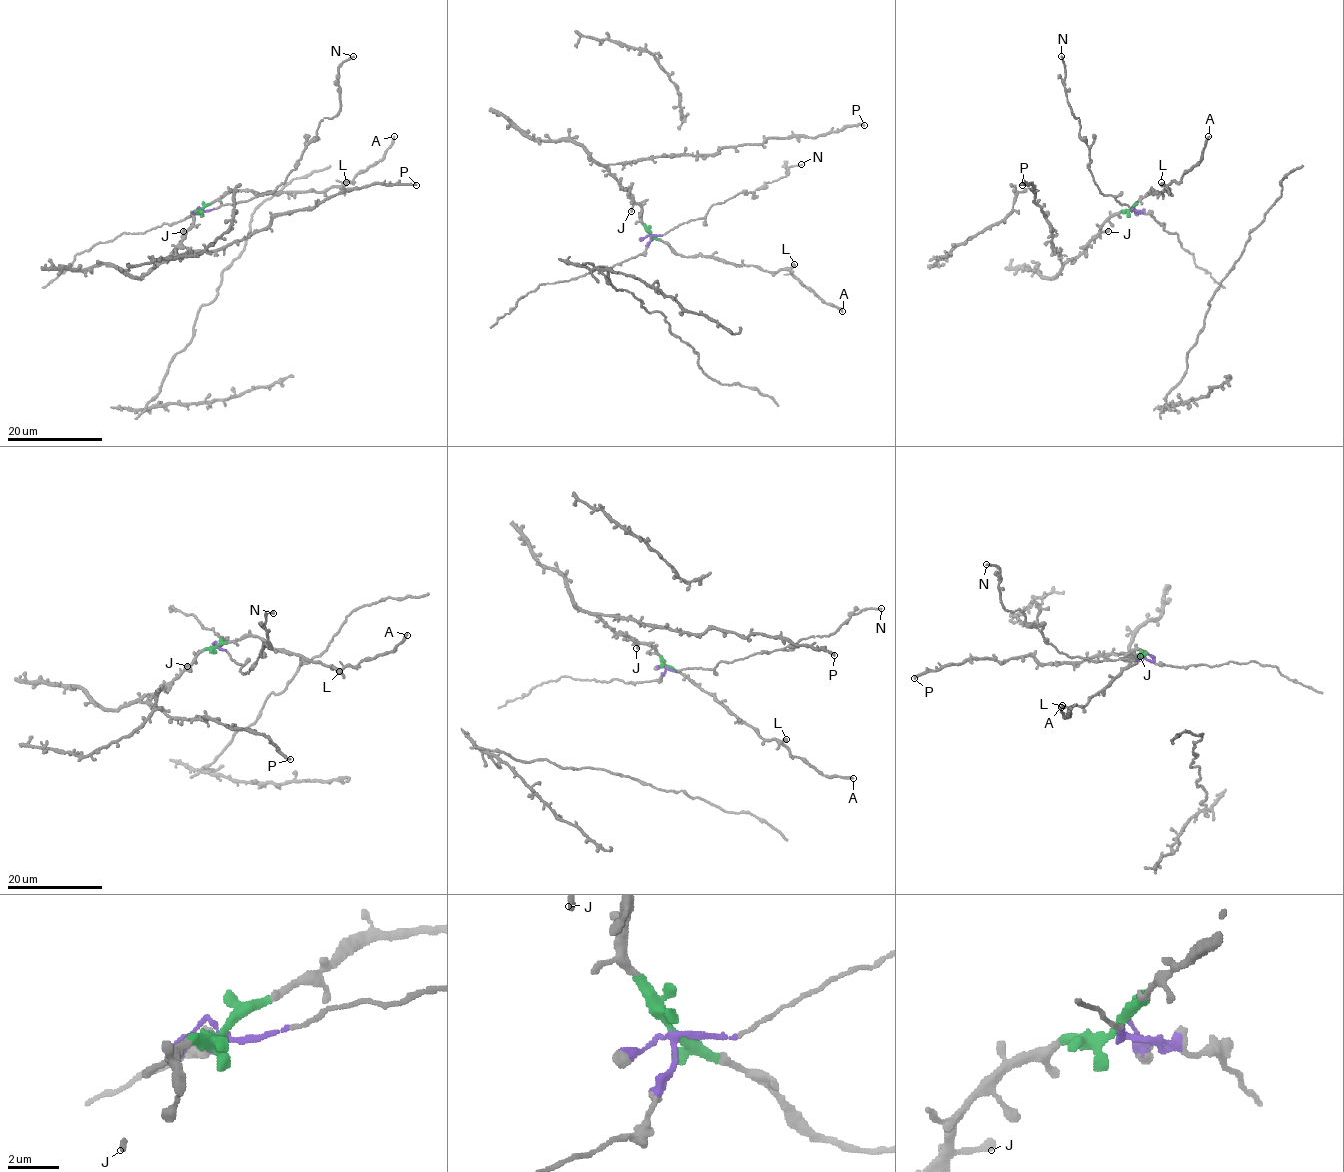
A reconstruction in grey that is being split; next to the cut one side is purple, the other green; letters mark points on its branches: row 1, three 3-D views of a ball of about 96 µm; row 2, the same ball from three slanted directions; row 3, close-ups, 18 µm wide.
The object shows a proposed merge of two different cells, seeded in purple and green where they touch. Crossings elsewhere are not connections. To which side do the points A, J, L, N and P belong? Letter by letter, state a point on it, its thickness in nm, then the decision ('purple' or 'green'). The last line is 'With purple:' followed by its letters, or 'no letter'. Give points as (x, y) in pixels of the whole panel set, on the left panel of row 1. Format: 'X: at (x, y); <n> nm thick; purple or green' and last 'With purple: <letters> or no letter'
A: at (394, 136); 240 nm thick; green
J: at (183, 231); 280 nm thick; green
L: at (346, 182); 480 nm thick; green
N: at (353, 56); 180 nm thick; purple
P: at (416, 185); 240 nm thick; green
With purple: N

